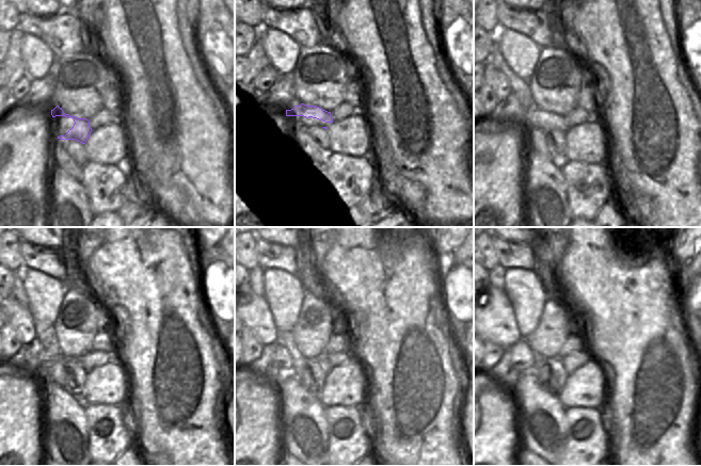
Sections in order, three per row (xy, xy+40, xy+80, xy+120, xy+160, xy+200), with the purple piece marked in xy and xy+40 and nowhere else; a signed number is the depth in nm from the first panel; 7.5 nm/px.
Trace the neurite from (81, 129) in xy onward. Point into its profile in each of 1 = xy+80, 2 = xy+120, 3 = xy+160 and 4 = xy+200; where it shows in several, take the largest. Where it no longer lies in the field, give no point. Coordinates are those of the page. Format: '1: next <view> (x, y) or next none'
1: next xy+80 (522, 123)
2: next xy+120 (45, 359)
3: next xy+160 (283, 359)
4: next xy+200 (522, 357)

